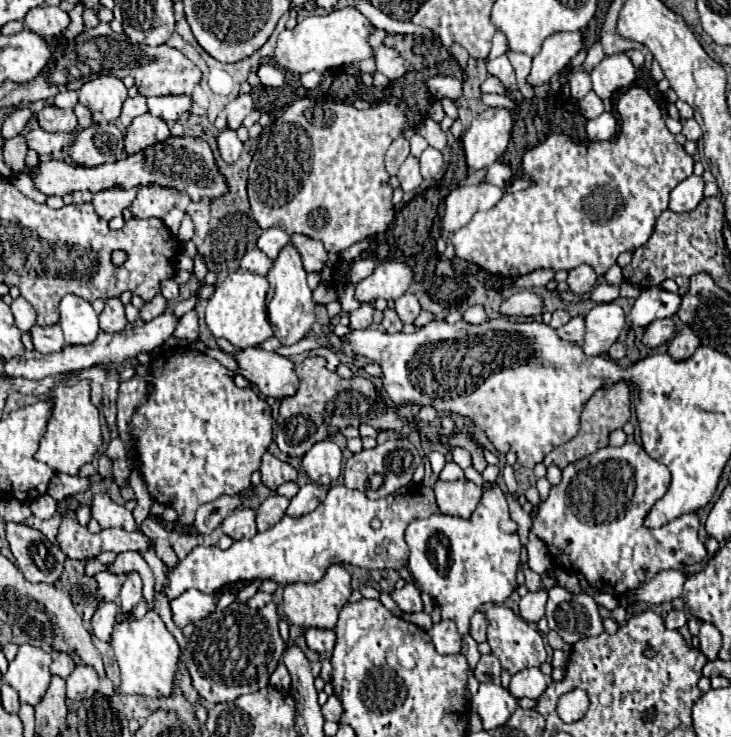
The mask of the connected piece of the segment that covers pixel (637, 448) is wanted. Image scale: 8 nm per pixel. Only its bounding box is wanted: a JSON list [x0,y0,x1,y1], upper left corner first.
[531,442,707,598]

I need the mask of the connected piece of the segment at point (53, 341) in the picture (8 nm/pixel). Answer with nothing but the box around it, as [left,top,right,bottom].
[29,324,65,354]

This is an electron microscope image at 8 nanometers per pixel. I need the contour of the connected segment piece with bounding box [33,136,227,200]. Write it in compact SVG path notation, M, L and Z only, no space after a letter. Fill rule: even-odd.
M175 136L167 138L161 144L153 144L145 148L145 152L137 152L115 164L101 164L95 168L67 166L65 162L59 160L41 162L33 182L43 194L57 194L57 196L65 196L77 190L99 192L111 186L135 188L145 184L161 184L161 186L173 186L177 190L185 190L191 196L191 200L201 200L201 198L217 198L227 190L225 180L215 166L209 144L201 138L175 138Z

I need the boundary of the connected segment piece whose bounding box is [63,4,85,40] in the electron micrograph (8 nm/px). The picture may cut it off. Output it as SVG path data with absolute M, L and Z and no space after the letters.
M77 4L77 6L69 12L71 24L69 24L69 28L63 32L65 40L75 40L75 38L85 30L85 28L83 28L83 20L81 20L81 12L83 12L83 6L81 6L81 4Z

